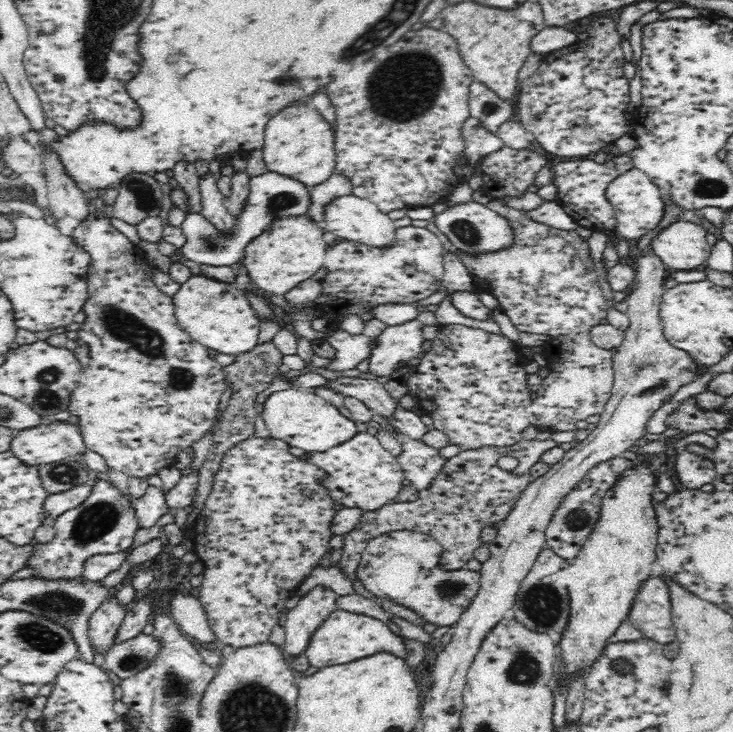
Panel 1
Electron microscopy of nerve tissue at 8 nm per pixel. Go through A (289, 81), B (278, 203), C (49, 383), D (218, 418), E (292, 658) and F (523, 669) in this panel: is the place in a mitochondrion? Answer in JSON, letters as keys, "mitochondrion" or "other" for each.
{"A":"mitochondrion","B":"mitochondrion","C":"mitochondrion","D":"other","E":"other","F":"mitochondrion"}

